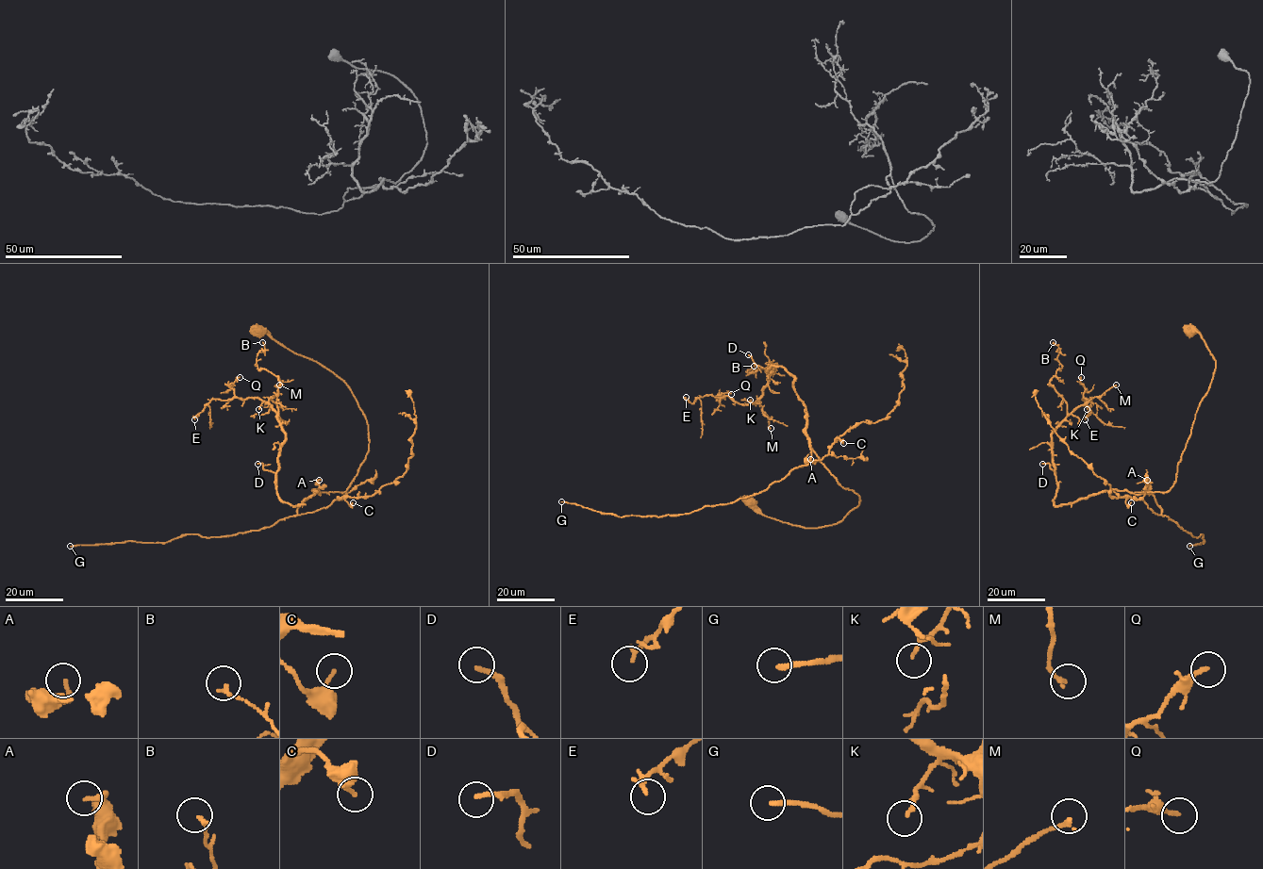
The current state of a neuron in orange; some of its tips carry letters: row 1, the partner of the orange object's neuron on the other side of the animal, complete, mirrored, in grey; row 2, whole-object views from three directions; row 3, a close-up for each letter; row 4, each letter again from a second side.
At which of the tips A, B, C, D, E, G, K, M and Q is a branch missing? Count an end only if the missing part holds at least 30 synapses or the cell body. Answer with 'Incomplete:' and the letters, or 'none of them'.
Incomplete: D, G

